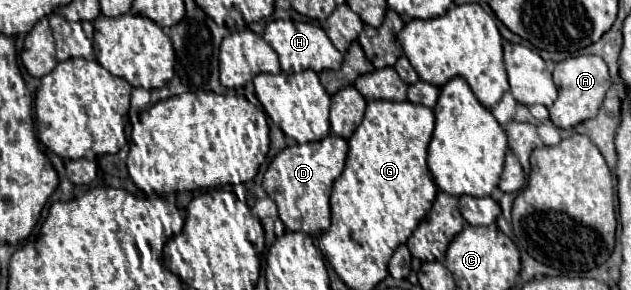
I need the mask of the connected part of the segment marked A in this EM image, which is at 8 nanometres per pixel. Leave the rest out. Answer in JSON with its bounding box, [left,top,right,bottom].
[549,56,611,130]

